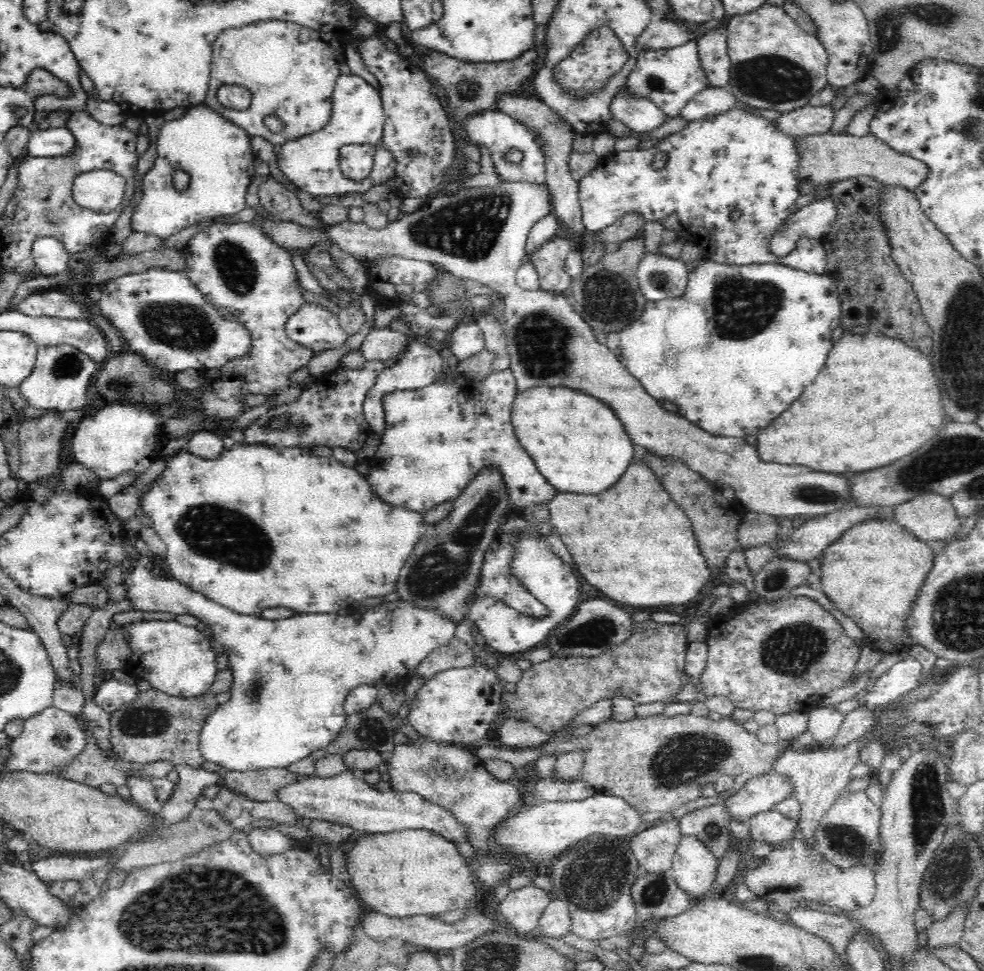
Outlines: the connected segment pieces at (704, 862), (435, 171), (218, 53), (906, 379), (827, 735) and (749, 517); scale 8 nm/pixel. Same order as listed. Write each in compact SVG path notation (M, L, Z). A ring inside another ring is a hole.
M683 836L679 842L671 873L677 885L693 898L713 895L714 880L718 874L717 858L698 837Z
M368 38L356 44L358 53L362 55L368 70L376 77L379 84L379 92L385 112L381 146L386 148L391 156L395 157L395 175L388 180L387 185L392 192L397 192L402 198L422 198L426 200L434 188L440 188L443 182L445 170L453 164L457 150L457 143L453 127L447 111L445 110L440 89L435 82L426 74L426 71L414 66L409 59L404 59L388 51L385 42L376 38ZM411 152L420 152L419 156L411 156Z
M262 20L262 22L254 22L248 26L238 26L239 28L230 28L229 30L223 31L222 34L218 36L218 39L214 41L212 46L212 59L211 59L211 78L208 86L208 92L206 92L205 103L206 105L212 107L214 110L220 110L221 104L217 99L217 92L220 86L226 85L240 85L248 89L253 95L252 98L252 107L247 112L231 112L225 111L222 113L226 119L230 119L232 123L242 127L250 136L261 136L271 142L274 146L277 144L281 147L290 142L290 140L302 138L302 136L308 136L308 134L314 134L322 130L328 122L330 122L330 114L332 114L332 98L333 90L336 86L337 78L340 74L340 64L344 64L345 54L343 49L343 44L340 43L336 38L332 38L330 34L322 34L322 32L311 30L307 26L302 26L296 22L290 22L286 20ZM266 115L278 115L282 121L284 121L284 130L282 132L270 132L269 128L266 128L266 125L263 124L263 118Z
M844 332L840 342L830 350L828 362L814 384L808 386L780 418L756 435L759 457L764 462L800 464L818 472L842 474L850 470L860 473L878 466L888 466L890 462L912 454L934 438L947 421L938 380L930 362L929 356L902 344L896 338L886 338L886 335L876 332Z
M836 706L831 708L818 707L814 710L808 710L809 722L807 731L814 738L814 746L818 748L826 747L831 739L838 734L842 724L847 718L836 709Z
M748 512L744 514L740 526L738 526L738 541L745 550L772 543L780 531L776 517L768 514Z

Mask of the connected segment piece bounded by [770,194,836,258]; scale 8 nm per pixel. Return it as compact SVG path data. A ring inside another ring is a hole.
M829 194L824 197L824 199L813 201L811 205L802 207L800 210L797 210L797 212L794 212L792 218L776 230L775 236L770 242L771 252L775 256L782 258L794 251L796 244L800 242L800 238L822 240L832 228L834 220L836 220L836 207L834 207L834 201L832 201L832 197Z

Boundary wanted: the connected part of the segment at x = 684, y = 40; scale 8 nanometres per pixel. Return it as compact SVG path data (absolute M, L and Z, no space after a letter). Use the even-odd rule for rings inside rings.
M653 17L649 28L638 38L636 49L674 49L683 48L692 42L693 36L689 26L682 21L670 21L664 18Z

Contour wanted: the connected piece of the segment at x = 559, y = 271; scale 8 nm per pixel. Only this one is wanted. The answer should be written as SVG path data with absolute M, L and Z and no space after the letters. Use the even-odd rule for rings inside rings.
M554 236L537 252L528 256L538 272L542 290L562 293L569 288L572 279L566 271L565 263L570 252L568 240L562 236Z

